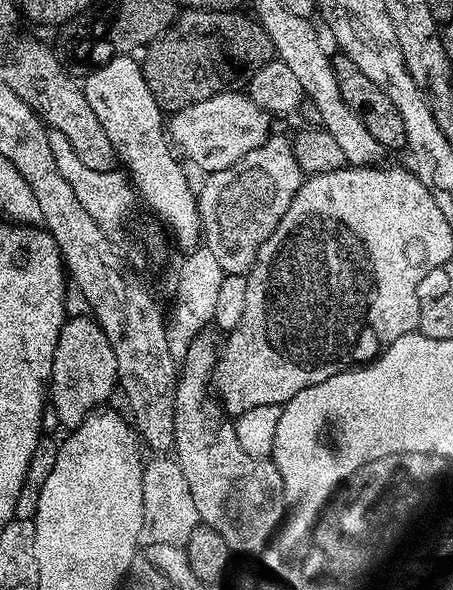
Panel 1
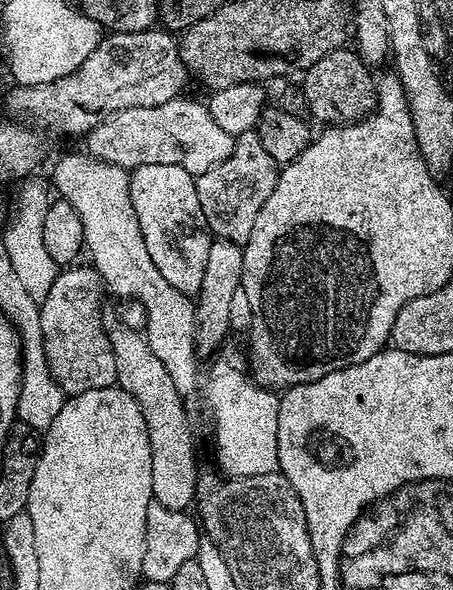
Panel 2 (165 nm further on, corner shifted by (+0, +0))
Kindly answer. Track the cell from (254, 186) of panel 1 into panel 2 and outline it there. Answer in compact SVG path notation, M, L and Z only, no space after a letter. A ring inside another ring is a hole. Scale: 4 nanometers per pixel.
M255 130L235 137L230 158L196 177L198 202L202 202L202 214L213 237L229 240L241 246L247 244L250 230L254 230L254 218L262 210L262 202L270 198L278 175L278 165L266 154Z

